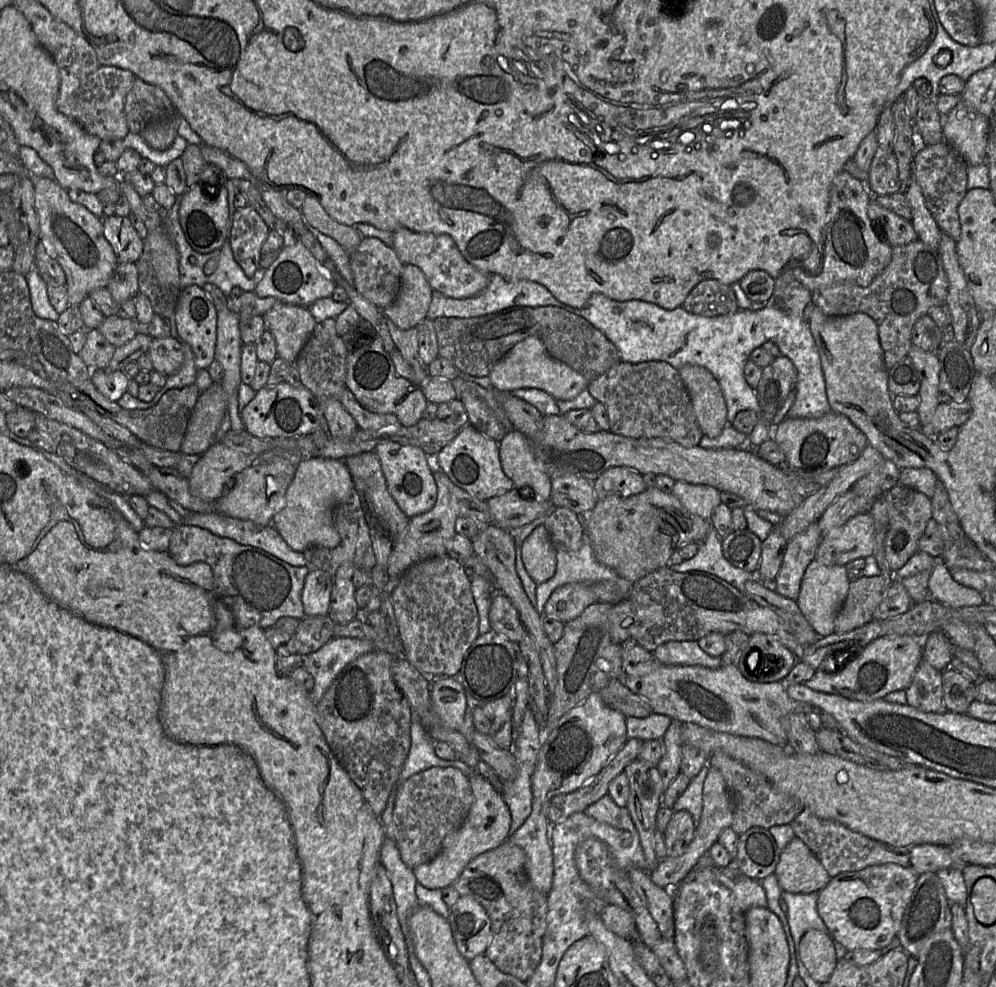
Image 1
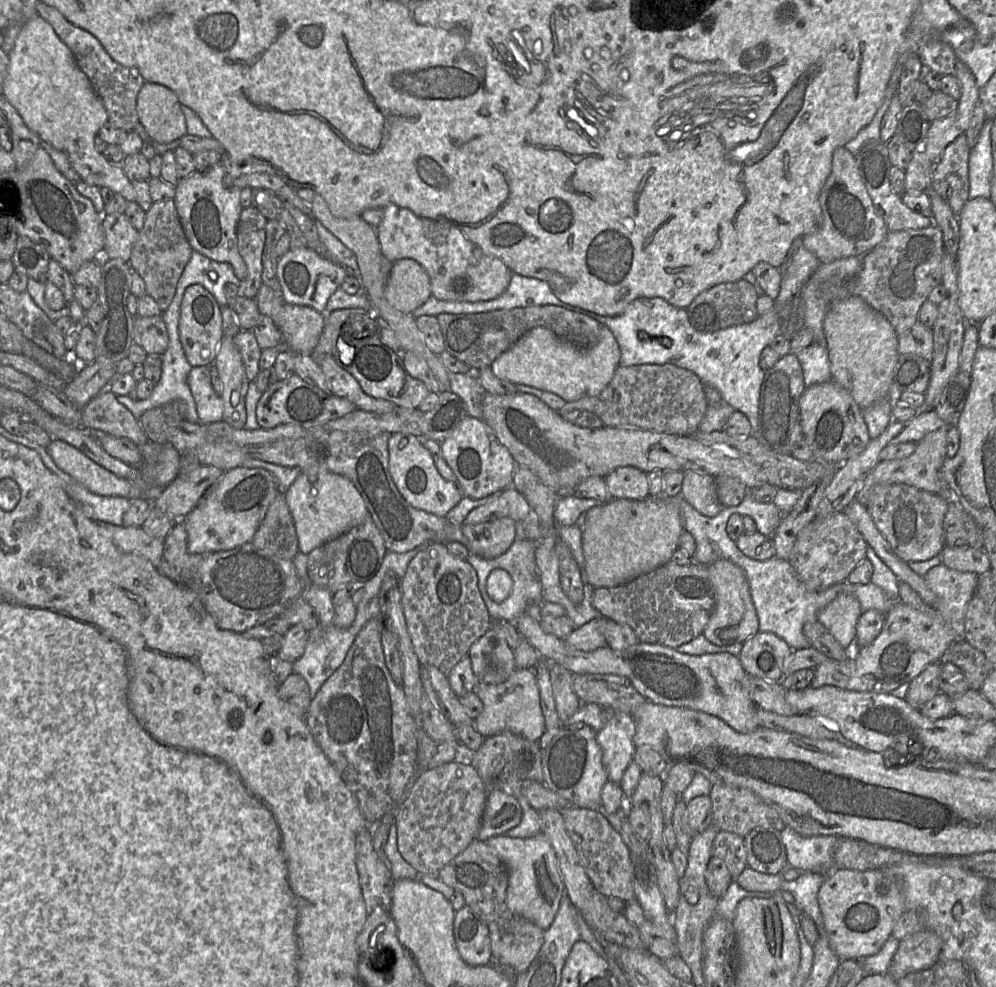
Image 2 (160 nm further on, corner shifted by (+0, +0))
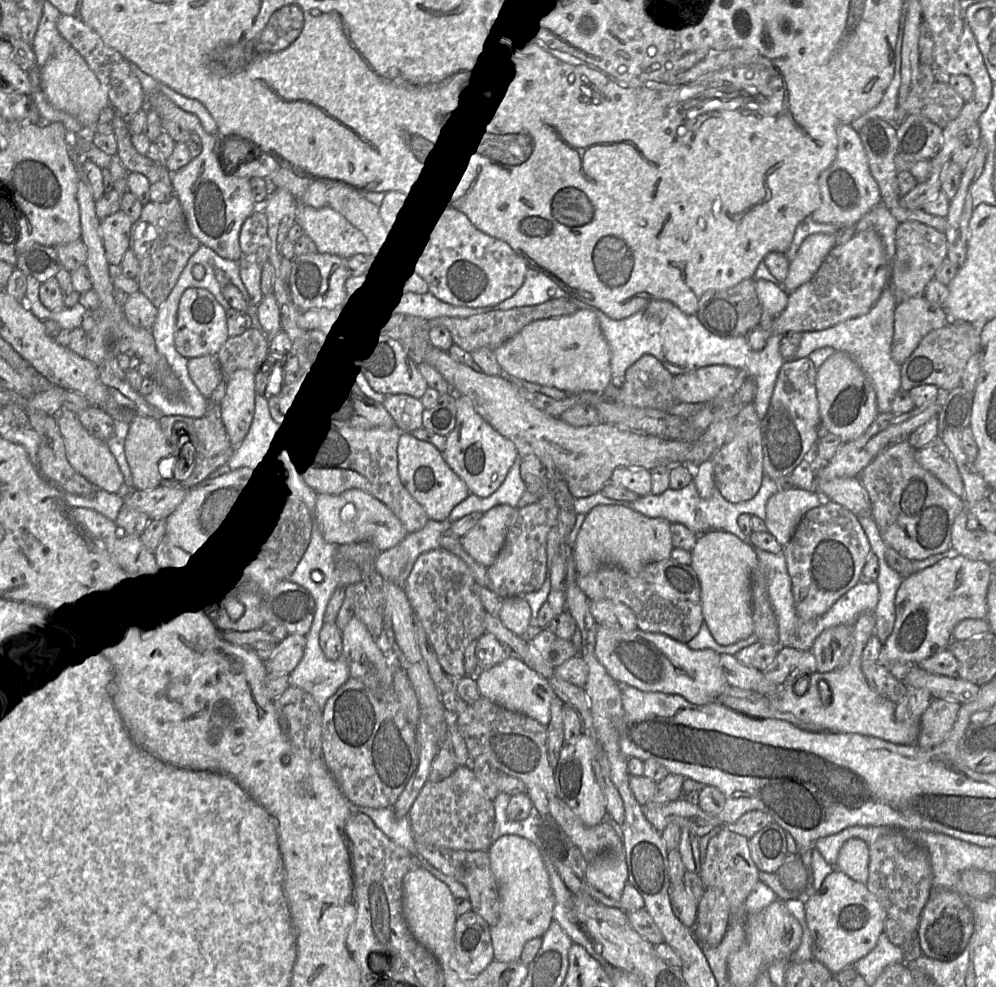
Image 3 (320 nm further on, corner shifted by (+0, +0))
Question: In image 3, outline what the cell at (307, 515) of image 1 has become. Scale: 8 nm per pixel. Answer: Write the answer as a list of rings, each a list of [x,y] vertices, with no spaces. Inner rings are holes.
[[[349,489],[339,495],[317,493],[314,518],[324,540],[338,545],[368,541],[379,552],[394,547],[408,534],[402,522],[380,500],[359,489]]]

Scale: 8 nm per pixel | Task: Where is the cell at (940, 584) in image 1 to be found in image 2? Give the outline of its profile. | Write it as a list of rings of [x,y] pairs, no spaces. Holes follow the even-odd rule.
[[[943,563],[932,567],[927,574],[924,576],[924,579],[926,580],[929,588],[936,594],[936,596],[939,599],[939,606],[937,607],[931,607],[932,610],[916,610],[908,605],[898,601],[896,604],[894,604],[893,608],[887,613],[885,622],[883,625],[883,628],[880,632],[880,634],[876,637],[876,639],[869,644],[868,646],[860,647],[856,649],[854,655],[850,657],[849,659],[846,659],[844,661],[837,661],[834,659],[826,659],[824,662],[822,662],[820,665],[818,665],[815,668],[815,677],[811,683],[812,688],[820,688],[825,685],[833,685],[842,689],[846,690],[853,690],[853,691],[859,691],[859,692],[876,692],[876,693],[891,693],[894,689],[898,688],[901,684],[910,682],[913,680],[917,675],[919,675],[925,668],[931,663],[943,661],[945,659],[946,653],[948,649],[951,647],[953,643],[955,643],[959,638],[962,638],[962,623],[965,618],[965,613],[968,607],[968,604],[970,600],[972,599],[975,590],[978,586],[979,581],[979,575],[973,572],[962,572],[958,570],[951,569],[944,565]]]

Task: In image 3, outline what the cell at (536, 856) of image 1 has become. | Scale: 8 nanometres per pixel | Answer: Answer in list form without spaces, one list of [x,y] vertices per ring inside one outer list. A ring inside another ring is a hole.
[[[504,835],[491,843],[487,852],[500,895],[499,921],[490,927],[494,960],[516,962],[525,943],[542,938],[548,930],[553,921],[555,897],[541,853],[531,841],[518,835]]]

